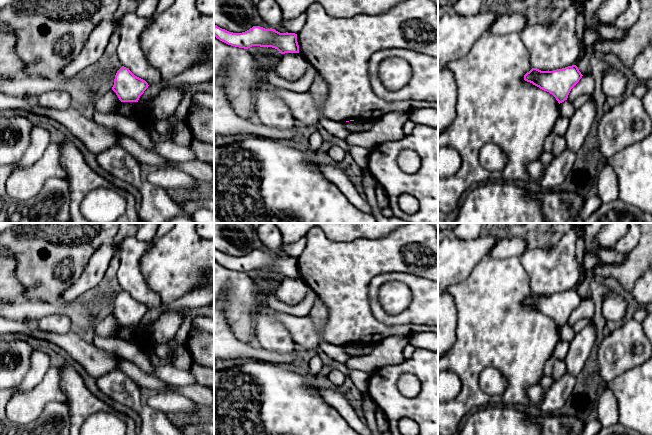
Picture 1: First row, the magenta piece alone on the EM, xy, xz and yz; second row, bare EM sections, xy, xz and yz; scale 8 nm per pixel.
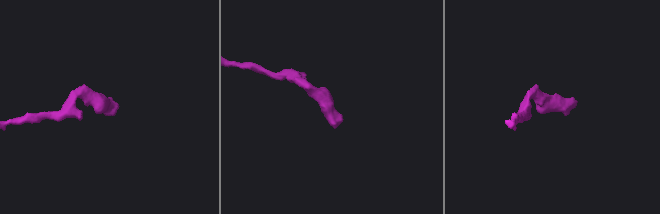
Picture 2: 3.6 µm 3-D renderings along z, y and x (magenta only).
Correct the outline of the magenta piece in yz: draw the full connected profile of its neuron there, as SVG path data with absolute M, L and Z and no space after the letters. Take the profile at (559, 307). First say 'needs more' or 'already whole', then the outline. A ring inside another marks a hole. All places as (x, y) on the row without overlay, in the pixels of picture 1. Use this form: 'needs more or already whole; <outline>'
already whole; M576 289L553 295L541 295L532 292L524 299L524 304L552 318L558 327L567 324L571 313L582 302Z

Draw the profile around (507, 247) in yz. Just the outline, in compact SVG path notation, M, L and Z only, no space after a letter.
M501 238L492 248L488 257L504 259L512 256L521 257L527 250L527 243L522 238Z

